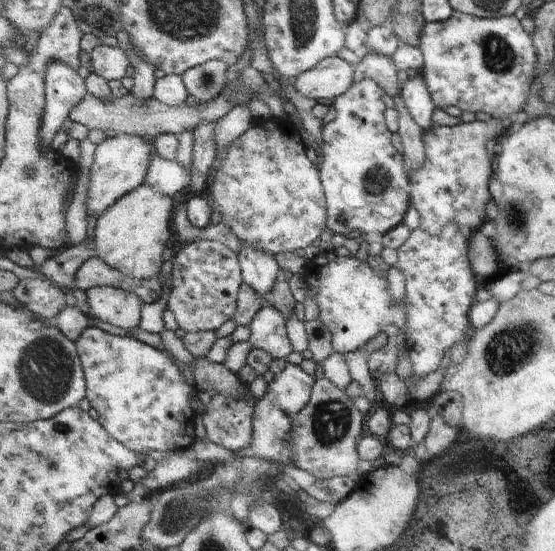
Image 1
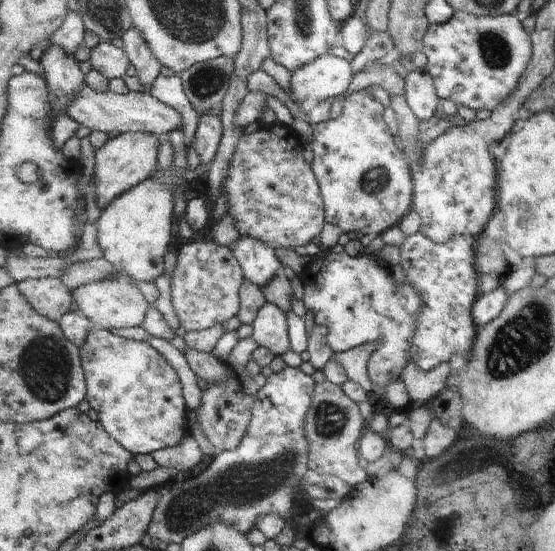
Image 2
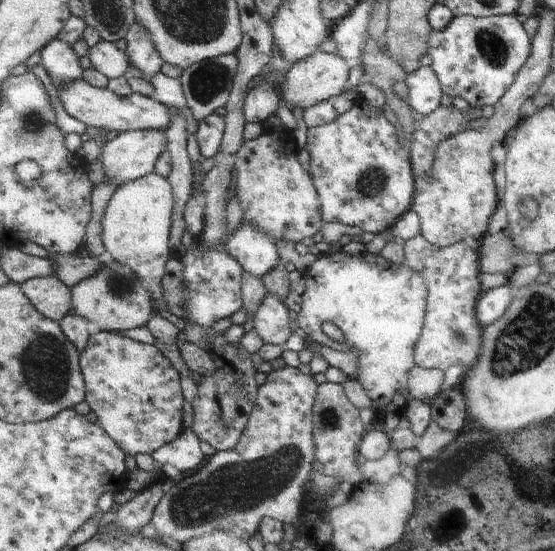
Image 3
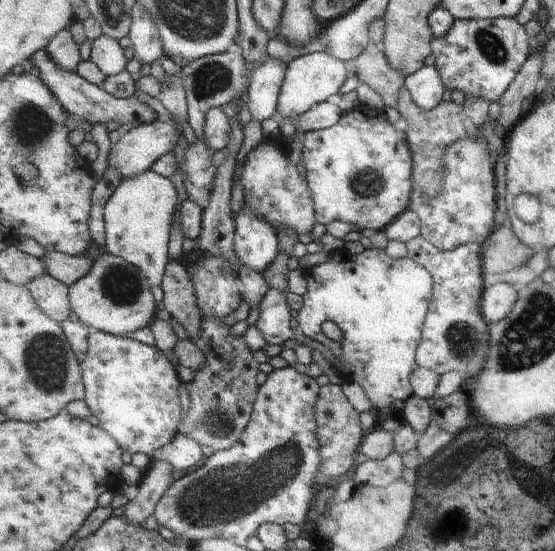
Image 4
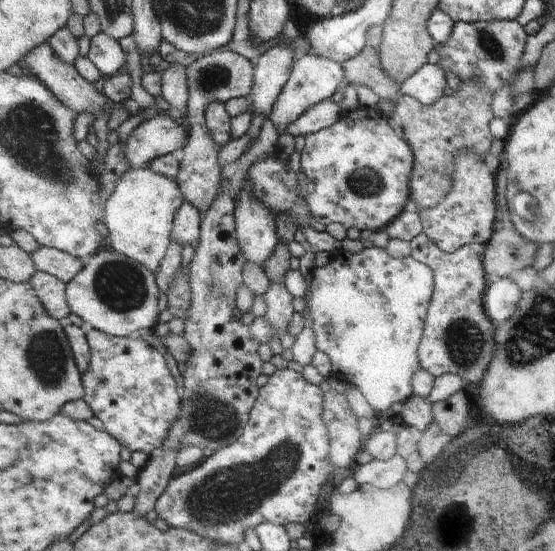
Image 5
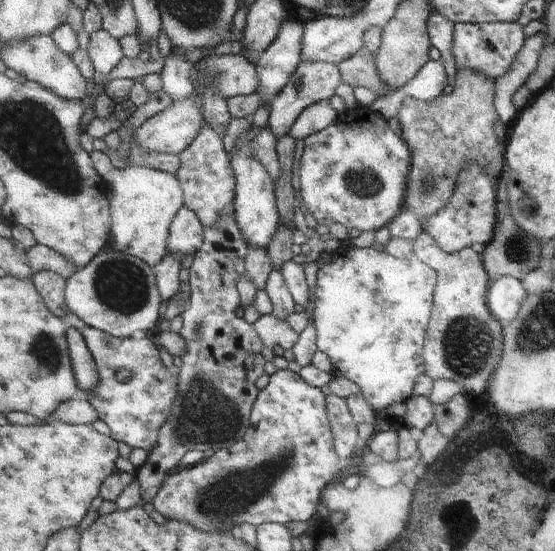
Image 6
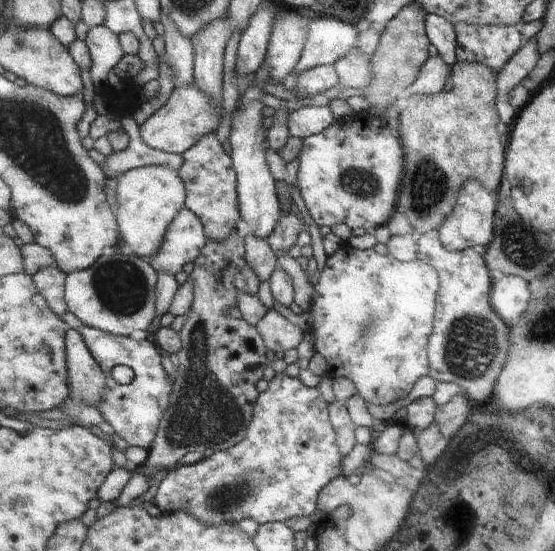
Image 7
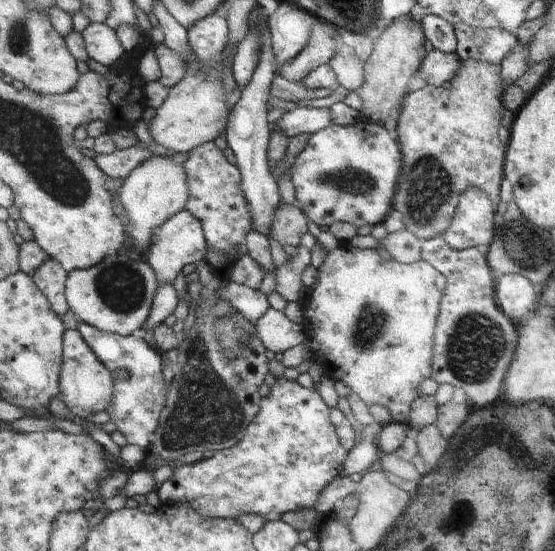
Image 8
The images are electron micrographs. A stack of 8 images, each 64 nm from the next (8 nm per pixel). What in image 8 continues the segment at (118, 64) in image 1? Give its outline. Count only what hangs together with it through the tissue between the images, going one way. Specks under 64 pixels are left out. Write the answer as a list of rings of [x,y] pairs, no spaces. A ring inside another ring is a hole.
[[[90,22],[82,34],[90,58],[103,66],[113,66],[126,54],[115,30],[105,23]]]

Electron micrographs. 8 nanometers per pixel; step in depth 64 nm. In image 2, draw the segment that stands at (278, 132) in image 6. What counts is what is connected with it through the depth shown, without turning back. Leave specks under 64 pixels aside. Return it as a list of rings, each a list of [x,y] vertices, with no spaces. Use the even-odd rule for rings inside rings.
[[[328,53],[291,72],[290,77],[295,98],[312,105],[346,96],[354,79],[351,61]]]

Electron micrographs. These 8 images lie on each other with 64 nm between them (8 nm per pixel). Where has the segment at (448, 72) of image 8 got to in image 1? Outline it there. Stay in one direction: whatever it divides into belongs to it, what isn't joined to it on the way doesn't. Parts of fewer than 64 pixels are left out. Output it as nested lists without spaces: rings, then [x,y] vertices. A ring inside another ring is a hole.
[[[418,74],[412,79],[407,78],[402,91],[398,94],[401,95],[415,123],[424,132],[433,128],[431,118],[433,118],[433,110],[437,106],[433,103],[431,94],[421,74]]]

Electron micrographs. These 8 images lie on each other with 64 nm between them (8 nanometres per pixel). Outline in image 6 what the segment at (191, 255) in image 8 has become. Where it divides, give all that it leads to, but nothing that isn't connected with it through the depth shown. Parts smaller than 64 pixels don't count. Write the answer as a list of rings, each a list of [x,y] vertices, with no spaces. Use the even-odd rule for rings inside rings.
[[[187,207],[181,208],[170,227],[167,252],[175,253],[179,260],[184,255],[194,255],[203,246],[205,229],[193,210]]]

